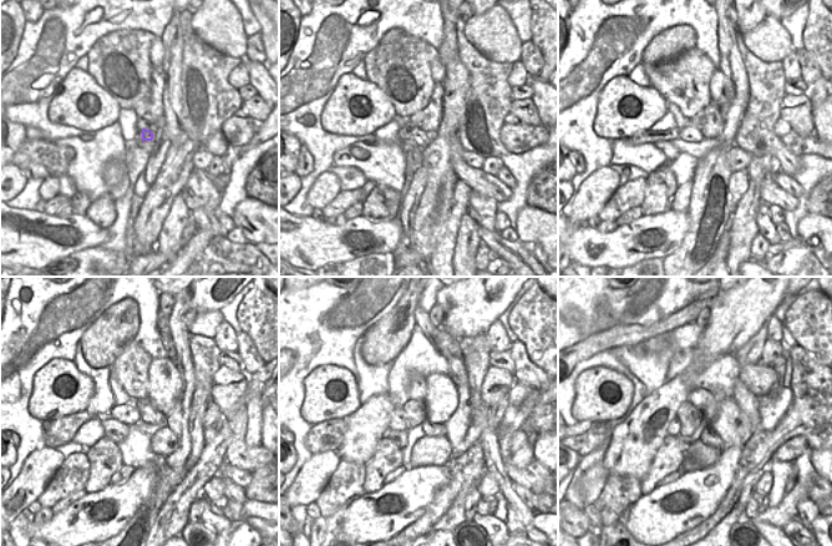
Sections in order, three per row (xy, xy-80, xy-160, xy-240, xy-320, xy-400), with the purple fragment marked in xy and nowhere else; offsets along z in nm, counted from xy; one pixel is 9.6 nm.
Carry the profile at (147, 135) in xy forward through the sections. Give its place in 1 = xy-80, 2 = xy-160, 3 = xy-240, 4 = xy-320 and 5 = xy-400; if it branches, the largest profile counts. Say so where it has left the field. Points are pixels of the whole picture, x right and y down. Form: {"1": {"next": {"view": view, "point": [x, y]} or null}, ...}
{"1": {"next": {"view": "xy-80", "point": [420, 137]}}, "2": {"next": {"view": "xy-160", "point": [689, 134]}}, "3": {"next": {"view": "xy-240", "point": [127, 414]}}, "4": {"next": {"view": "xy-320", "point": [397, 421]}}, "5": {"next": {"view": "xy-400", "point": [674, 426]}}}

